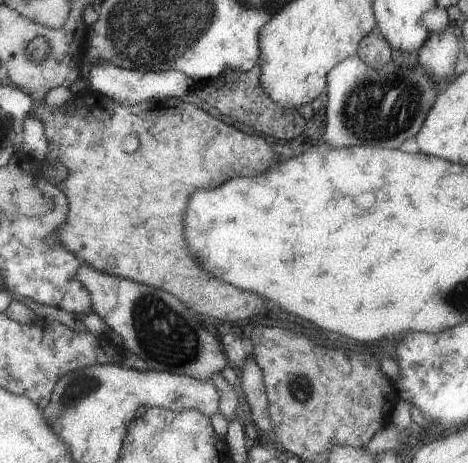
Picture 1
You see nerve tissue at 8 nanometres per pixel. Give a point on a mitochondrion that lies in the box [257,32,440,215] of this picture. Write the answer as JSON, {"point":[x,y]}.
{"point":[382,106]}

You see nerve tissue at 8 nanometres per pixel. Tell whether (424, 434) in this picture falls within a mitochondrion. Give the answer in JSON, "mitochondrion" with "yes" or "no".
{"mitochondrion":"no"}

